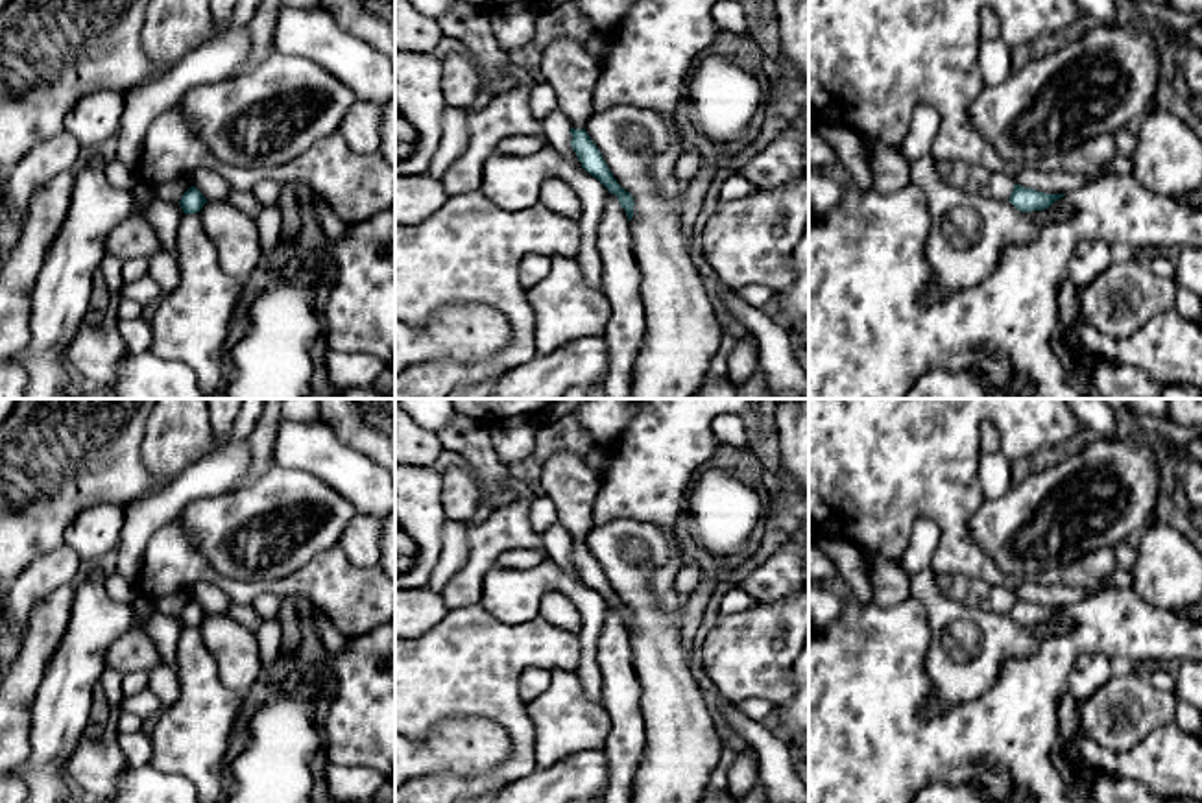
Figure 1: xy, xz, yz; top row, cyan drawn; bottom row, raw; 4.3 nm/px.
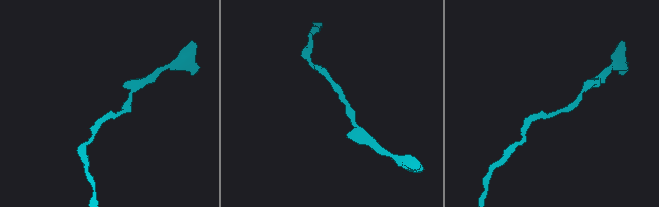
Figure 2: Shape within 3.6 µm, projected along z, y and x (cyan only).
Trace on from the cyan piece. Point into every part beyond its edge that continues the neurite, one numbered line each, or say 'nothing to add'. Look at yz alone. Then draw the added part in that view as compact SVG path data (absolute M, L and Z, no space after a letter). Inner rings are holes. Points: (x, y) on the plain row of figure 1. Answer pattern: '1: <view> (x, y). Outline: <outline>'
nothing to add

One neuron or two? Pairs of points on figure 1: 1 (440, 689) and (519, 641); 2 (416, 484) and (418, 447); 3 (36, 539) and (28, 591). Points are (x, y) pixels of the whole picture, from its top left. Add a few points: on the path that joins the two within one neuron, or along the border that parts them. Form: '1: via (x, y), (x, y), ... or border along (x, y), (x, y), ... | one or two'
1: via (460, 671), (479, 659), (499, 654) | one
2: border along (414, 464), (431, 467) | two
3: border along (63, 543), (37, 556), (19, 575) | two

